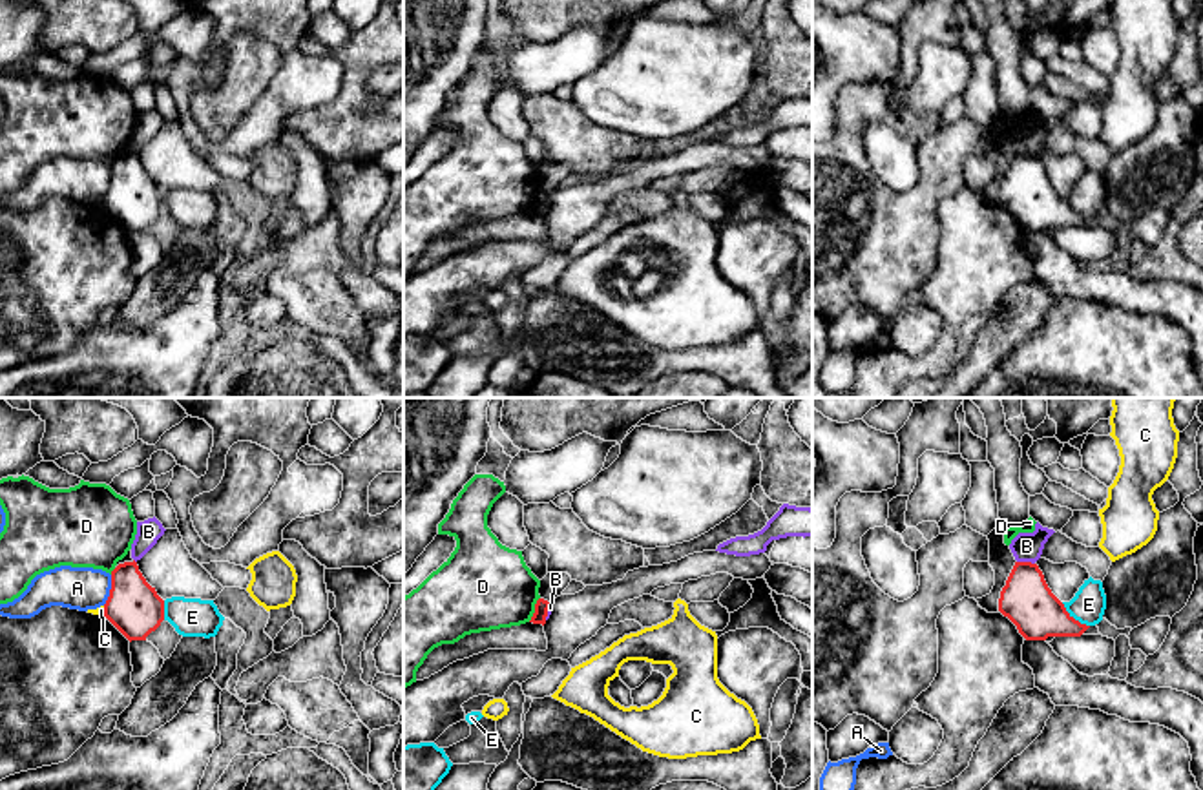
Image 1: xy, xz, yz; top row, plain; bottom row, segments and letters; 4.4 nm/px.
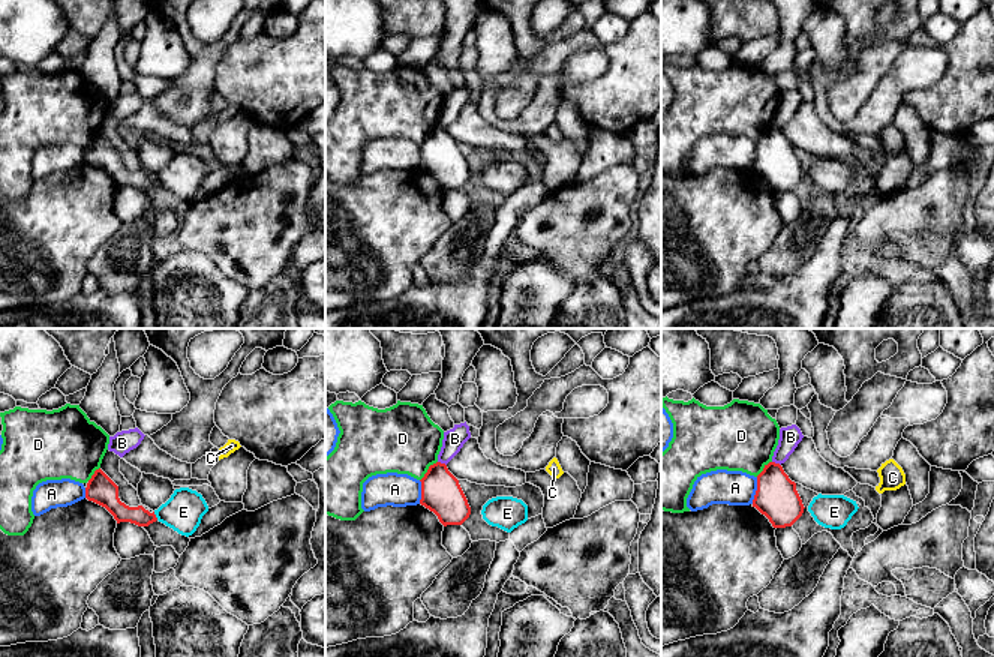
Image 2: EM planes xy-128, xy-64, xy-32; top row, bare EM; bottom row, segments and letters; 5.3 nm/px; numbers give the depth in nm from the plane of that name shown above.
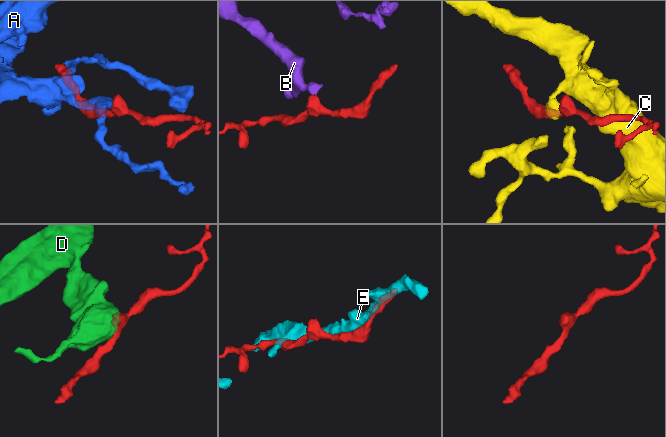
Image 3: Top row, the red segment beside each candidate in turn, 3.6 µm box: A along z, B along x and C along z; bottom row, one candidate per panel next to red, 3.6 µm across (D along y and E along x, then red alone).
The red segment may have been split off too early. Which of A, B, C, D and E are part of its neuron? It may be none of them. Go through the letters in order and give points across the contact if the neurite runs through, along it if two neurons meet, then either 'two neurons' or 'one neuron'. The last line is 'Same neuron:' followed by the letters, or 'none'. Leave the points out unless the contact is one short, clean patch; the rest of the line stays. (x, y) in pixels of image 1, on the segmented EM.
A: two neurons
B: border yz (1017, 561), (1034, 564); two neurons
C: two neurons
D: border xz (539, 597), (528, 621); two neurons
E: two neurons
Same neuron: none

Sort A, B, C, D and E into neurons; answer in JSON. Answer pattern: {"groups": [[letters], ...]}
{"groups": [["A"], ["B"], ["C"], ["D"], ["E"]]}

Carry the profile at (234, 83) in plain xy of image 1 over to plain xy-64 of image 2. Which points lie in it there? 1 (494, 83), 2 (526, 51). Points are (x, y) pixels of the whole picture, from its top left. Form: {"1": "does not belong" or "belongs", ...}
{"1": "does not belong", "2": "does not belong"}

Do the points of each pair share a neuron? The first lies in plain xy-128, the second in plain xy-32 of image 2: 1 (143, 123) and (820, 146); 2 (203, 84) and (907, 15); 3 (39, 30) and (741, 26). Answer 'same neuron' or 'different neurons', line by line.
1: same neuron
2: same neuron
3: different neurons

